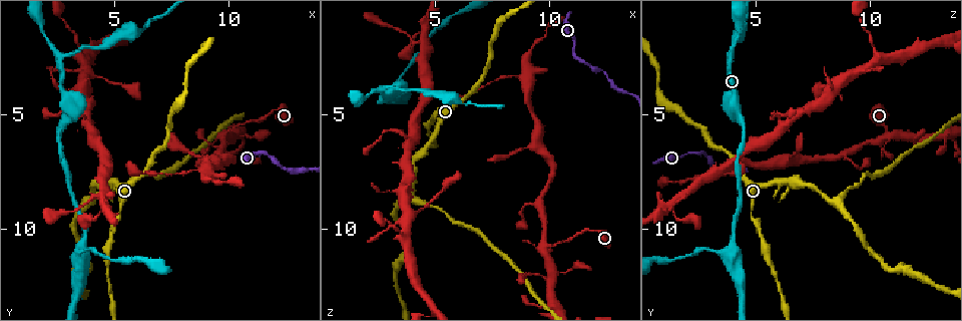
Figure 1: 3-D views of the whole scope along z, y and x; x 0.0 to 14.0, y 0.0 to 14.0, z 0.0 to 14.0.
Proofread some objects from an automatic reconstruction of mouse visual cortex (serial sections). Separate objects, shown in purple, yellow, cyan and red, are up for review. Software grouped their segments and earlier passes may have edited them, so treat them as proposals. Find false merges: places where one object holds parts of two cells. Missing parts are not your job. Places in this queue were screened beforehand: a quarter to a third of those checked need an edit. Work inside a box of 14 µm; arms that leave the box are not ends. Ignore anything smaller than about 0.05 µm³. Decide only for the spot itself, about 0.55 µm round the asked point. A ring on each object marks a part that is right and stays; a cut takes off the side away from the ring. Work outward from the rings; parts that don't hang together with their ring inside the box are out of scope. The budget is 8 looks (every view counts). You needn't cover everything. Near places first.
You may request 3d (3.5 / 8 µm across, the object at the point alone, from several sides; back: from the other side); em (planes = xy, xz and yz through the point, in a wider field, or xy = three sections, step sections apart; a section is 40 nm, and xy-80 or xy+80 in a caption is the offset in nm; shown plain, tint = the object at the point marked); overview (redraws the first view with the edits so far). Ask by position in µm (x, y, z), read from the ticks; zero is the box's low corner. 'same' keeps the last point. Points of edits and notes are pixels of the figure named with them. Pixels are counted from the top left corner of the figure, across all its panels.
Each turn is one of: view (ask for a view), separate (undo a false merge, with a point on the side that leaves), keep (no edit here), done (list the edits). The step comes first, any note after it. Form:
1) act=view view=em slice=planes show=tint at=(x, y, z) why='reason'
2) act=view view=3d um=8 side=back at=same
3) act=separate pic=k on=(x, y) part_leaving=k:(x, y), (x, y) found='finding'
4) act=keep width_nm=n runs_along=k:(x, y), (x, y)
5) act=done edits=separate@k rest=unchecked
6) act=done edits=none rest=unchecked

act=view view=3d um=3.5 at=(3.9, 8.8, 8.5)

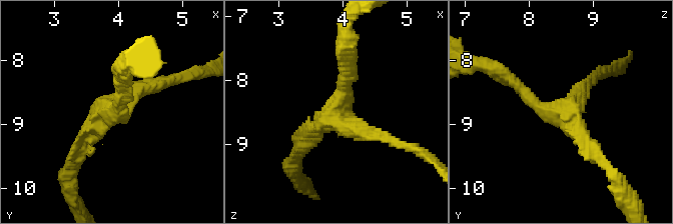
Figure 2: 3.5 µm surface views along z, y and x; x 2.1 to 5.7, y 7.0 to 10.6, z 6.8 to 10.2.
act=view view=em slice=xy step=5 show=tint at=(3.95, 8.80, 8.60) arms=3 arm_widths_nm=200,200,250 why='shape alone is not enough'

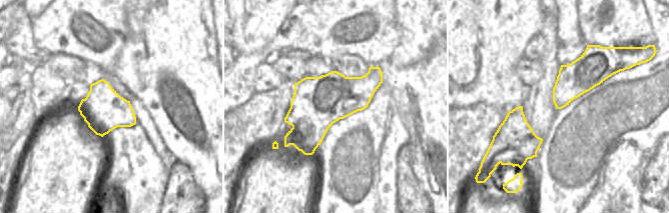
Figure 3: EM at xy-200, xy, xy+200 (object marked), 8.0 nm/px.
act=keep found='continuous, no second cell'

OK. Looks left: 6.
act=view view=3d um=3.5 at=(2.7, 2.6, 3.9) why='arms part here'

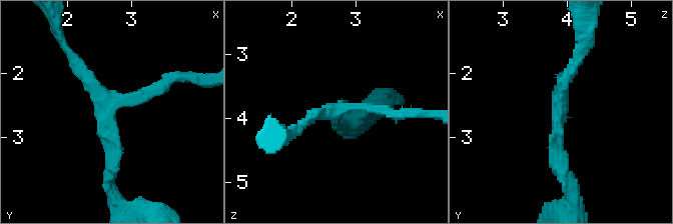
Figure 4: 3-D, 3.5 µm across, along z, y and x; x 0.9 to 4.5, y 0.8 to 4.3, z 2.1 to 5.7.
act=view view=em slice=xy step=5 show=tint at=(2.65, 2.60, 3.90) arms=3 arm_widths_nm=150,150,200 why='need the tissue'

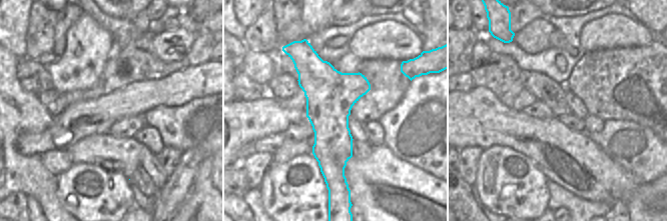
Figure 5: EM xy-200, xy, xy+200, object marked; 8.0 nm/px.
act=keep runs_along=4:(109, 174), (109, 109), (168, 82) found='continuous, no second cell'

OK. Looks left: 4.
act=view view=3d um=3.5 at=(3.6, 10.9, 3.1) why='a narrow waist'

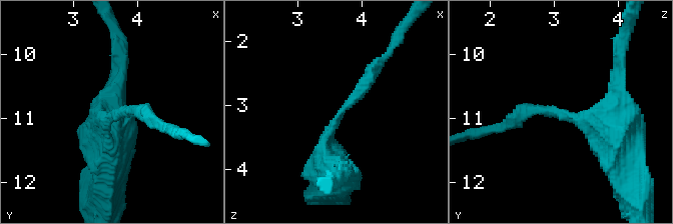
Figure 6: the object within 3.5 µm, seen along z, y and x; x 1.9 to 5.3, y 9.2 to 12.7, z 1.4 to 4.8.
act=view view=em slice=xy step=2 show=tint at=(3.65, 11.00, 3.10) arm_widths_nm=200,350 why='now the EM'

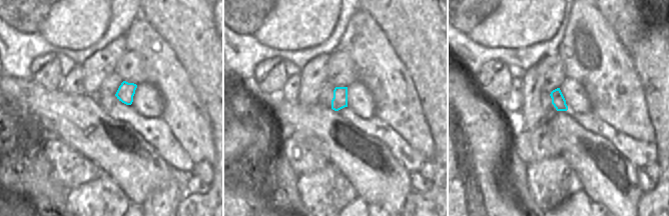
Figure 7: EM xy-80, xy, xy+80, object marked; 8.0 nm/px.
act=view view=em slice=xy step=3 show=tint at=same why='cut it another way'

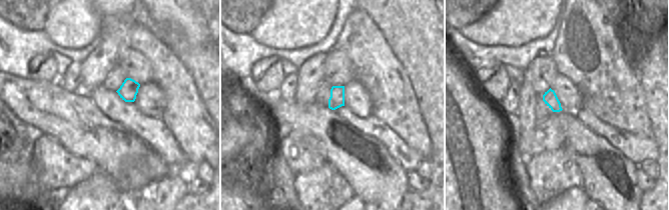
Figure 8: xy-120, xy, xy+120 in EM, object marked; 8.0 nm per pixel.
act=keep runs_along=6:(331, 168), (325, 135), (381, 63) found='all the same cell'

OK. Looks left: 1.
act=done edits=none rest=unchecked

